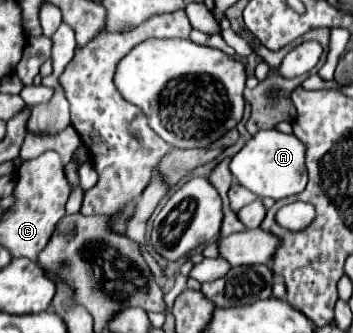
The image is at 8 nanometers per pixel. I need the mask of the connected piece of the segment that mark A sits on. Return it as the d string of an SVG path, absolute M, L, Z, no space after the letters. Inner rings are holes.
M264 129L258 131L246 145L232 157L228 169L232 177L258 197L272 197L272 199L284 199L292 197L304 191L308 183L308 173L304 165L306 157L306 147L300 139L294 135L280 133L276 129Z

